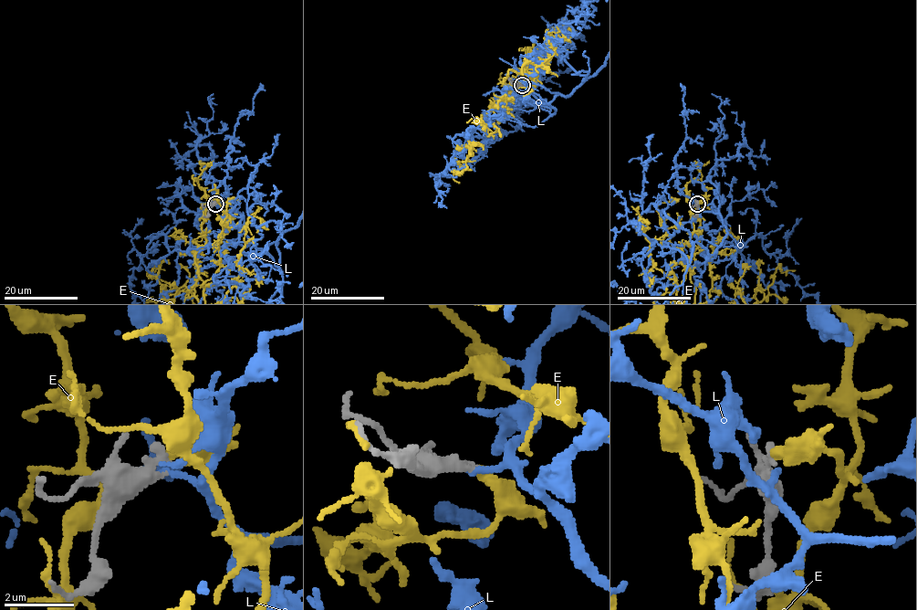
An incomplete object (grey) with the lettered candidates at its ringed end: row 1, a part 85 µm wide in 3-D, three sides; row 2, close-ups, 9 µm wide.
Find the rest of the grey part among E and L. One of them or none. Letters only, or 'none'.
L

